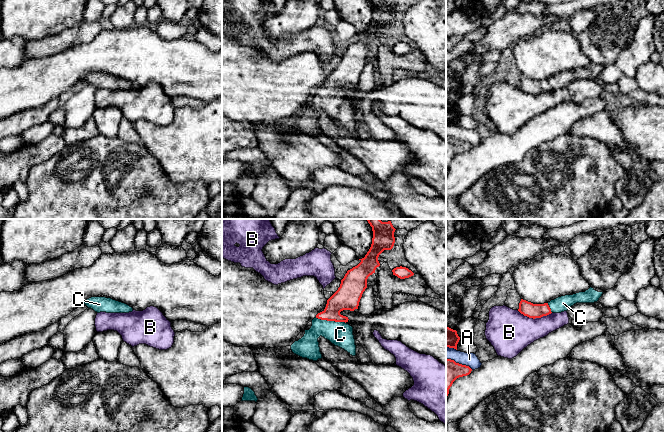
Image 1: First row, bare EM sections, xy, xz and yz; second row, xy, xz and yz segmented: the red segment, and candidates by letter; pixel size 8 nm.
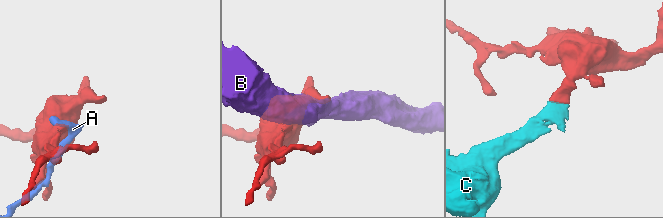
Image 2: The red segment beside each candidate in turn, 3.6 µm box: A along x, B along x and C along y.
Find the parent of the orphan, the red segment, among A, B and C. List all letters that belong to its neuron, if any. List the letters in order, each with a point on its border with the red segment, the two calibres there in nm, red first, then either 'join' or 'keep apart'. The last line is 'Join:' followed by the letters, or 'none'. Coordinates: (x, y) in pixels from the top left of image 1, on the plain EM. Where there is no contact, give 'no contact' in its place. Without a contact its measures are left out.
A: contact yz (458, 139); calibres 200 and 110 nm; keep apart
B: contact yz (534, 94); calibres 120 and 360 nm; keep apart
C: contact xz (330, 96); calibres 200 and 200 nm; join
Join: C

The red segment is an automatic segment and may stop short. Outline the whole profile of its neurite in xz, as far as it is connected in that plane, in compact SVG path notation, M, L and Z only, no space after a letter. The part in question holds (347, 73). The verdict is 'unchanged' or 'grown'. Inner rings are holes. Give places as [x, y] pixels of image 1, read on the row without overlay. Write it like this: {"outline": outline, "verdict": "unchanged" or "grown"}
{"outline": "M370 0L370 2L372 3L373 14L369 27L364 34L359 35L361 38L357 42L347 47L338 66L327 76L325 85L312 96L311 104L305 106L304 112L291 121L294 130L313 137L323 134L318 118L318 114L322 112L335 122L347 127L351 134L357 134L353 103L347 99L348 93L341 91L340 88L358 85L362 70L367 64L368 53L375 49L376 44L380 42L379 31L384 26L391 26L395 19L394 8L396 5L392 0Z", "verdict": "grown"}

